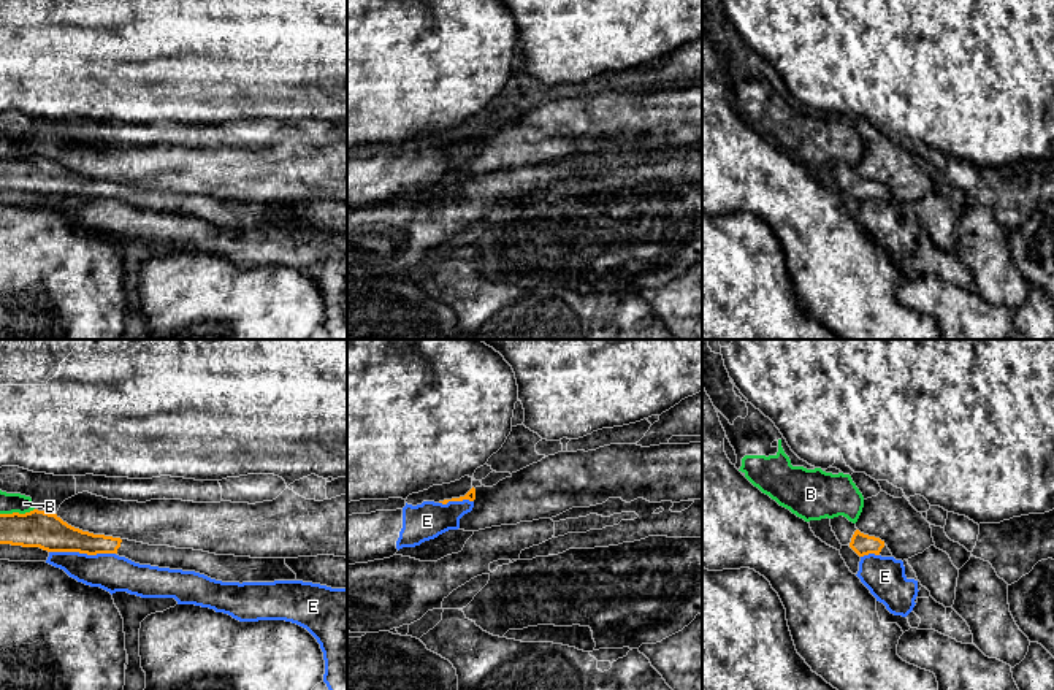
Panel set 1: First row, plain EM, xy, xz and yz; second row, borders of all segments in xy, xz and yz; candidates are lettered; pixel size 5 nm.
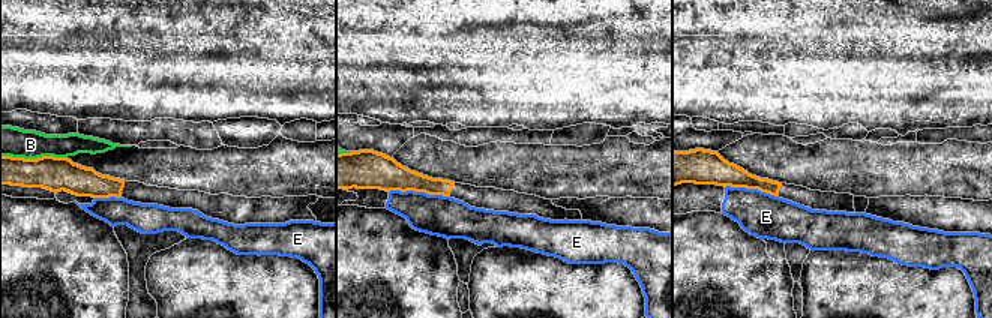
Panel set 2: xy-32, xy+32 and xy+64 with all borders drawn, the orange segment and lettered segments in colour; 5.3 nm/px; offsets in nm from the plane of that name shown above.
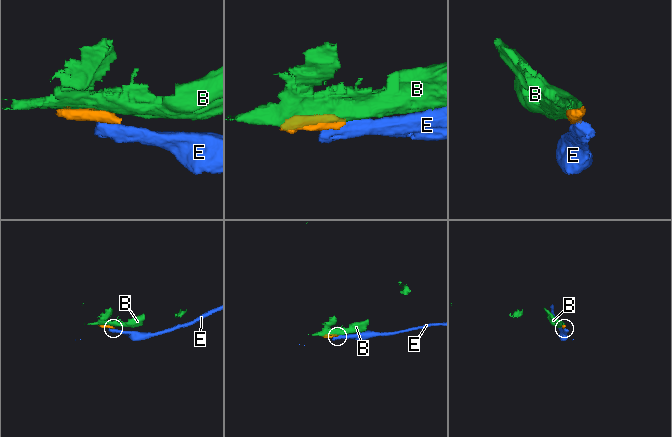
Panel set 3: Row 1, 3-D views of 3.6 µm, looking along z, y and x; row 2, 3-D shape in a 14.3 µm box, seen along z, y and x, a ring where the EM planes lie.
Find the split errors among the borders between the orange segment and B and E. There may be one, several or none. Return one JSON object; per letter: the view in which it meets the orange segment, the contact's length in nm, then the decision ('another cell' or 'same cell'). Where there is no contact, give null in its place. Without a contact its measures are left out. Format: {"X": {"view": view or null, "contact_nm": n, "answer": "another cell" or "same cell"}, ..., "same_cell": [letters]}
{"B": {"view": "xy", "contact_nm": 180, "answer": "another cell"}, "E": {"view": "xy", "contact_nm": 340, "answer": "another cell"}, "same_cell": []}

